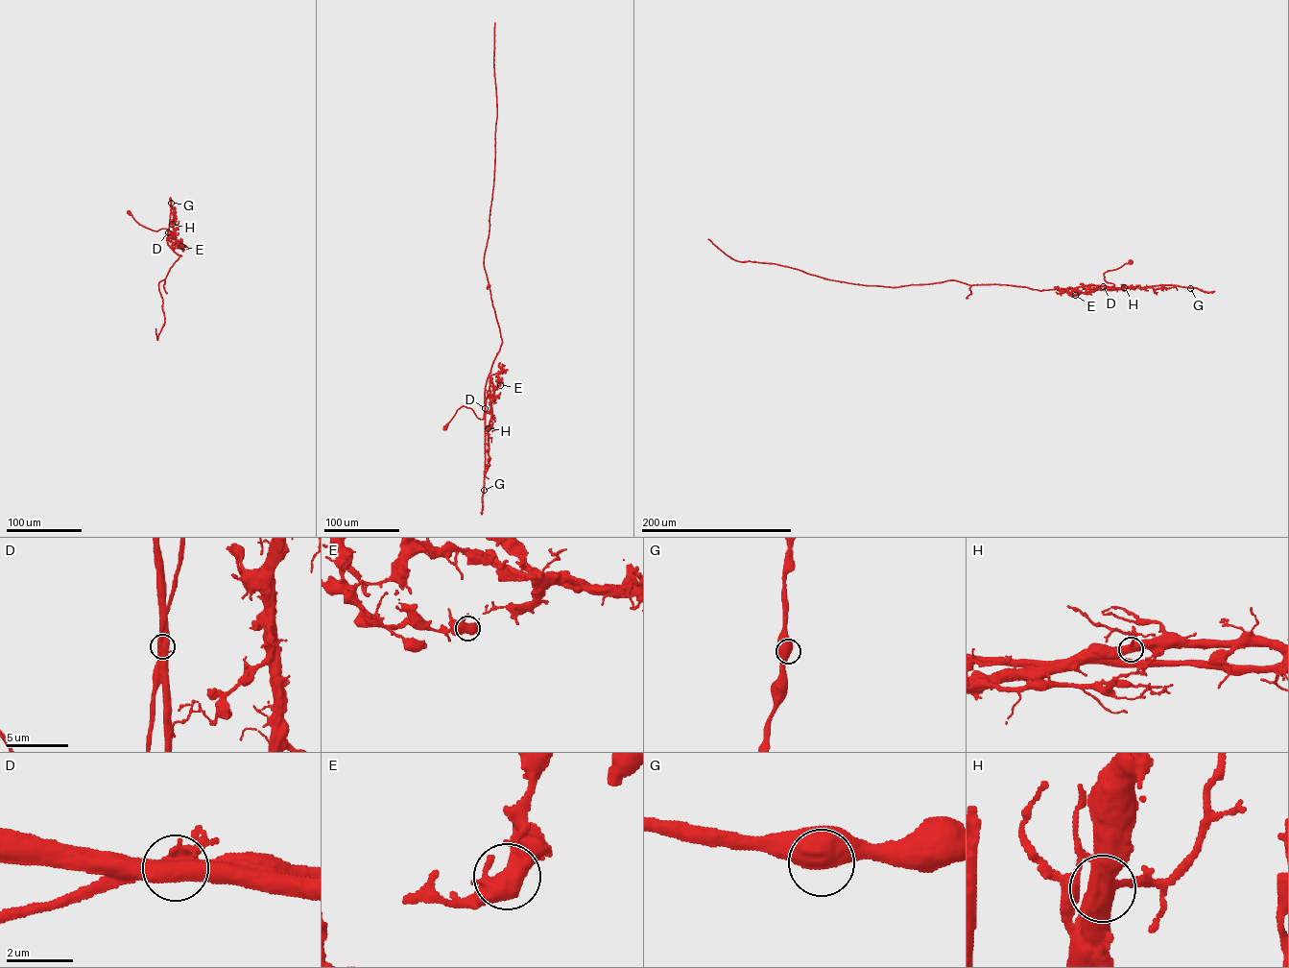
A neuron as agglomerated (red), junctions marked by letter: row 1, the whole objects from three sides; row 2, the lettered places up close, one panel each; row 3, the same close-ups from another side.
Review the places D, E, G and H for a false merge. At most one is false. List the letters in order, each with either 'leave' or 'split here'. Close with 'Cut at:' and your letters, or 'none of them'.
D: split here
E: leave
G: leave
H: leave
Cut at: D

